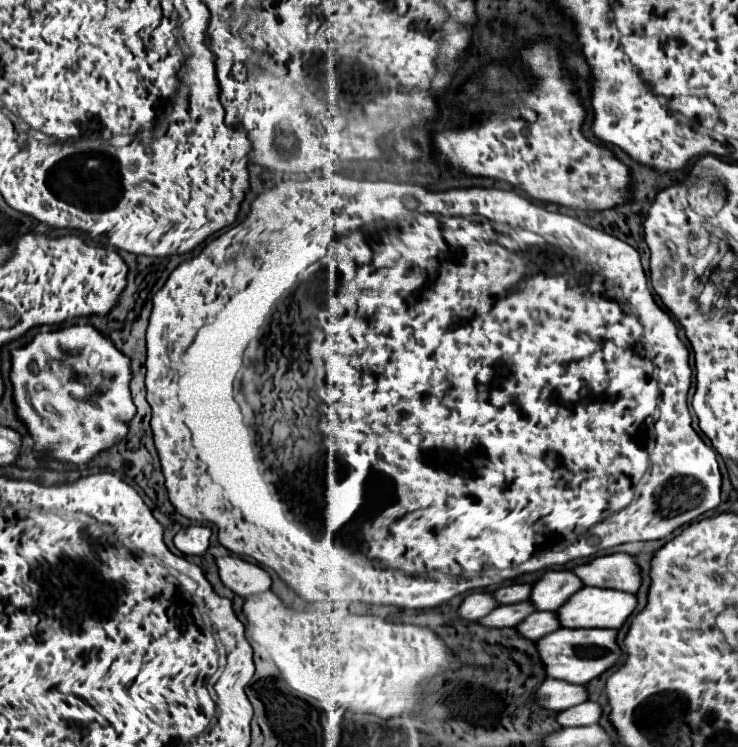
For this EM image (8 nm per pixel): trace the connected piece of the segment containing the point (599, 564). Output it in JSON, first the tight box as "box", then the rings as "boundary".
{"box":[575,554,643,592],"boundary":[[[631,554],[599,556],[587,564],[577,566],[575,570],[577,576],[581,576],[581,580],[585,582],[585,586],[637,592],[643,582],[641,566]]]}

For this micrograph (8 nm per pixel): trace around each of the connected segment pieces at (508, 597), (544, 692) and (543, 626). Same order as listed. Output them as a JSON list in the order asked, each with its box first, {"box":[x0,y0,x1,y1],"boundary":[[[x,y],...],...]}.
[{"box":[493,584,533,604],"boundary":[[[511,584],[511,586],[495,590],[493,594],[499,600],[499,604],[515,604],[515,602],[529,600],[531,590],[533,590],[531,584]]]},{"box":[537,678,589,710],"boundary":[[[547,678],[541,688],[537,690],[537,702],[549,710],[567,710],[571,706],[583,704],[589,700],[589,692],[585,686],[569,684],[563,680],[551,680]]]},{"box":[517,612,561,640],"boundary":[[[533,612],[517,626],[517,630],[523,636],[529,636],[531,640],[541,640],[559,628],[561,628],[561,622],[557,612]]]}]

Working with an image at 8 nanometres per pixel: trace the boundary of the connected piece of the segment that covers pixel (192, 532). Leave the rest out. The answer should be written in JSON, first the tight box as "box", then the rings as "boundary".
{"box":[173,526,211,556],"boundary":[[[189,526],[175,534],[173,544],[183,554],[201,556],[209,546],[209,536],[211,536],[211,530],[207,526]]]}

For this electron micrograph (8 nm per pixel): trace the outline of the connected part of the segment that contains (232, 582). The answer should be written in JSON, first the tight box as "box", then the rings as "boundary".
{"box":[217,556,271,596],"boundary":[[[239,556],[217,558],[221,582],[231,588],[237,596],[261,594],[271,588],[271,576],[257,564],[251,564]]]}

